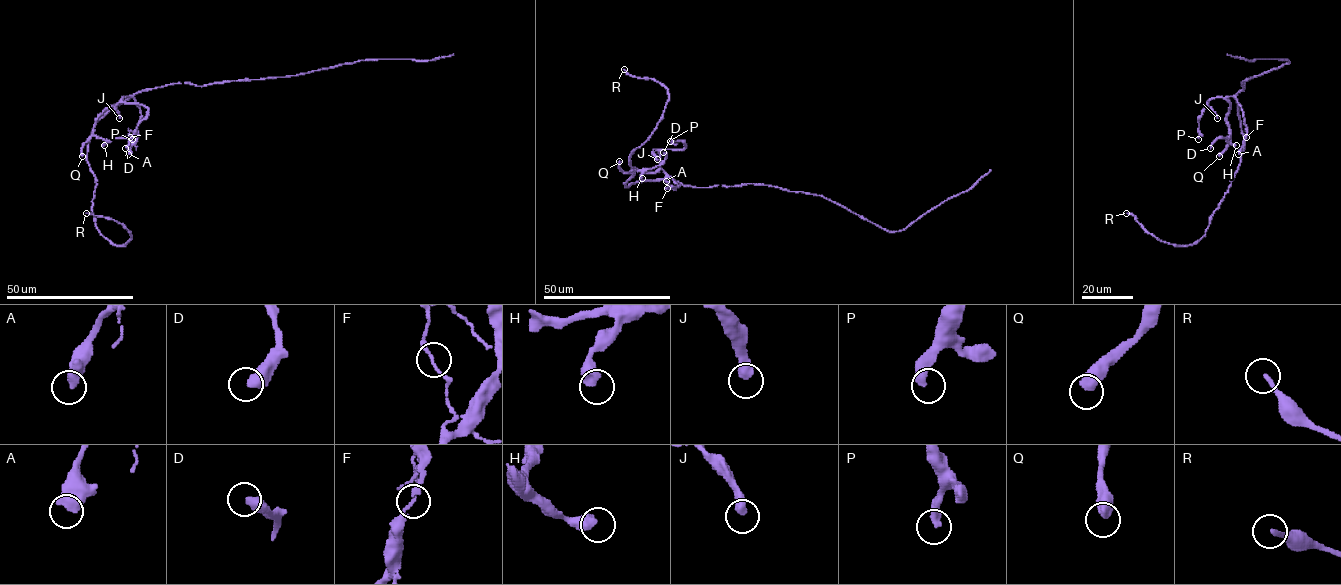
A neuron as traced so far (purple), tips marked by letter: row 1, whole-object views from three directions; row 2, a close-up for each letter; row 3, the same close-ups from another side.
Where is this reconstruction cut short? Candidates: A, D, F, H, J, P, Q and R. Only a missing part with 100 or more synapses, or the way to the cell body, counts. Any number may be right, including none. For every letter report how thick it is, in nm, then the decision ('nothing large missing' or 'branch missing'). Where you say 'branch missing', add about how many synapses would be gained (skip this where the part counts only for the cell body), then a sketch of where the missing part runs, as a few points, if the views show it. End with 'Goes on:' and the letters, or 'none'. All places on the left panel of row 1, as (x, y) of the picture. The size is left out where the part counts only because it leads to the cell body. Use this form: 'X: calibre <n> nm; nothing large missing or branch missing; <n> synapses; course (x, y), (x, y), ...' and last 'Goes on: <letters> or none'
A: calibre 600 nm; nothing large missing
D: calibre 480 nm; nothing large missing
F: calibre 130 nm; nothing large missing
H: calibre 500 nm; nothing large missing
J: calibre 440 nm; nothing large missing
P: calibre 400 nm; nothing large missing
Q: calibre 480 nm; nothing large missing
R: calibre 200 nm; nothing large missing
Goes on: none

